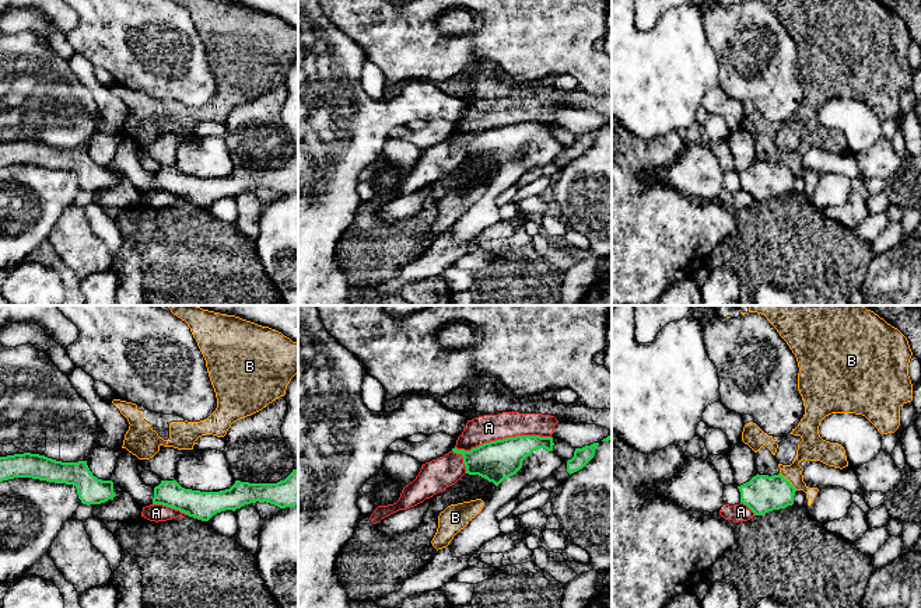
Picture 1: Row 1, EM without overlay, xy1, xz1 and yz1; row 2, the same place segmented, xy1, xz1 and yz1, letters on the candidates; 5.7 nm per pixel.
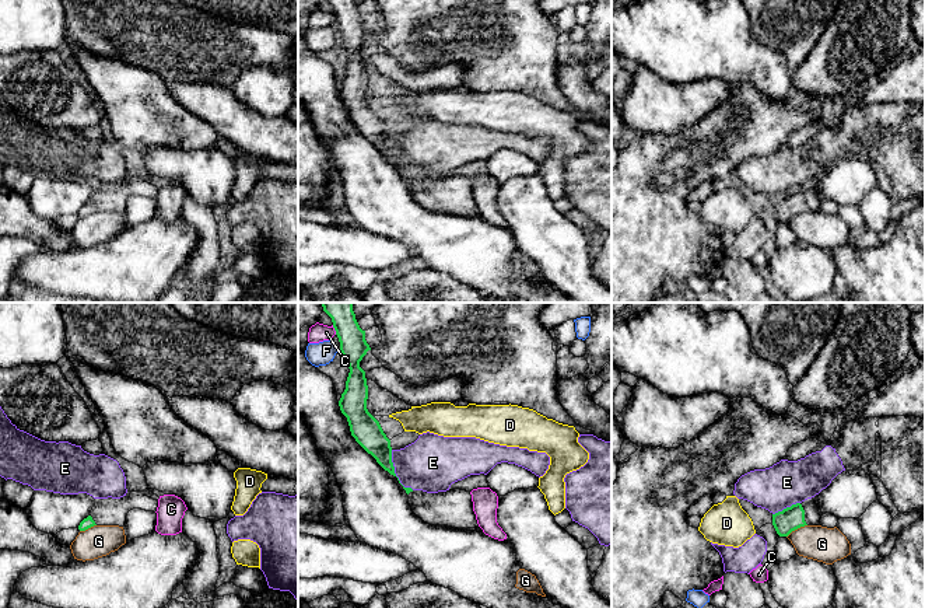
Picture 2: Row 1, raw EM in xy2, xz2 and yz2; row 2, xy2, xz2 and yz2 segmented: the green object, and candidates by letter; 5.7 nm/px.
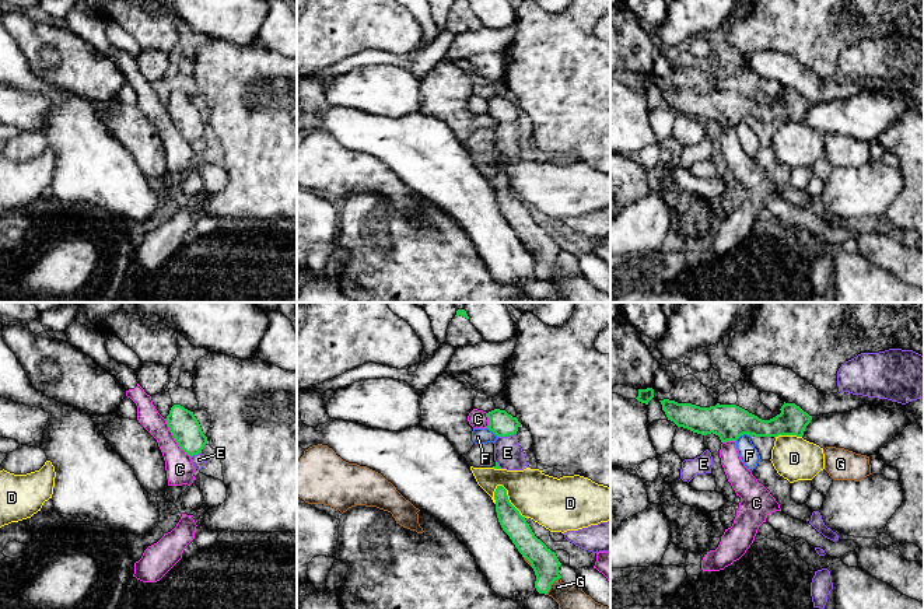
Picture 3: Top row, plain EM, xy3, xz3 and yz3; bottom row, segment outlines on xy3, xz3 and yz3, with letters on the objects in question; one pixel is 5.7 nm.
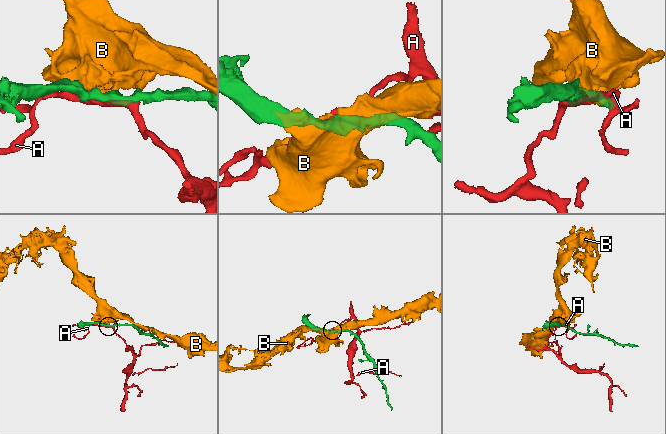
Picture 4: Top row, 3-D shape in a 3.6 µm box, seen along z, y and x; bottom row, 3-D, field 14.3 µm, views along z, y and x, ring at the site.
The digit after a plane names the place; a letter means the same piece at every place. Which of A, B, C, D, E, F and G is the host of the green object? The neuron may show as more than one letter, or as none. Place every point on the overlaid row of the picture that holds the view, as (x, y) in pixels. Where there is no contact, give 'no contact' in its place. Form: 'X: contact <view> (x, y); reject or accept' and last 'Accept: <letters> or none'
A: contact xz1 (503, 439); reject
B: contact yz1 (788, 481); reject
C: contact xy3 (174, 437); reject
D: contact xz3 (508, 500); reject
E: contact xz2 (393, 472); reject
F: contact yz3 (742, 434); reject
G: contact yz2 (796, 528); reject
Accept: none

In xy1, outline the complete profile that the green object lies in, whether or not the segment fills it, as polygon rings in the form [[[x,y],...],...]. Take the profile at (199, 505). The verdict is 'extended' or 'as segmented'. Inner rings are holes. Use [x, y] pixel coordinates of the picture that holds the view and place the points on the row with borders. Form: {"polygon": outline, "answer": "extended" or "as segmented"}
{"polygon": [[[298,471],[277,483],[235,483],[220,492],[200,492],[182,488],[175,479],[161,481],[154,488],[153,504],[179,510],[189,517],[209,521],[214,514],[241,509],[245,504],[266,502],[280,509],[298,506]]], "answer": "as segmented"}

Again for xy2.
{"polygon": [[[127,492],[120,499],[95,499],[90,516],[84,518],[78,530],[85,531],[94,525],[119,525],[126,524],[126,516],[133,509],[141,509],[146,511],[157,511],[158,496],[153,492]]], "answer": "extended"}

